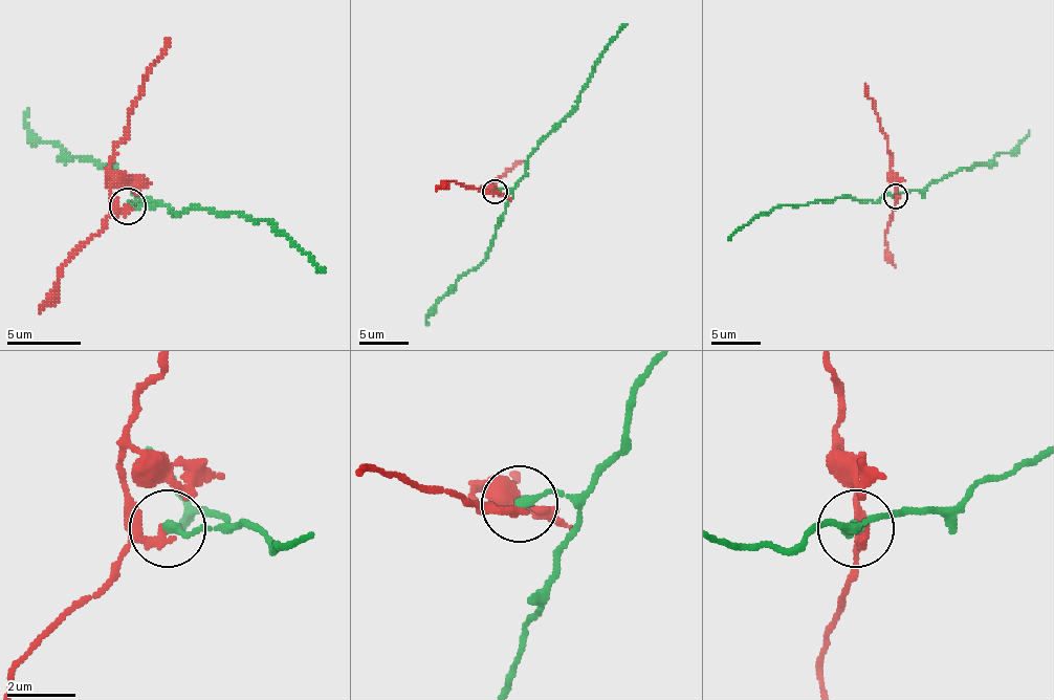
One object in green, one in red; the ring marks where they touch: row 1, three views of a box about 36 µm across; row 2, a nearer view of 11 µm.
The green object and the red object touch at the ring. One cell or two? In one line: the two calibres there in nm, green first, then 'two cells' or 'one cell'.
calibres 240 and 190 nm; two cells

